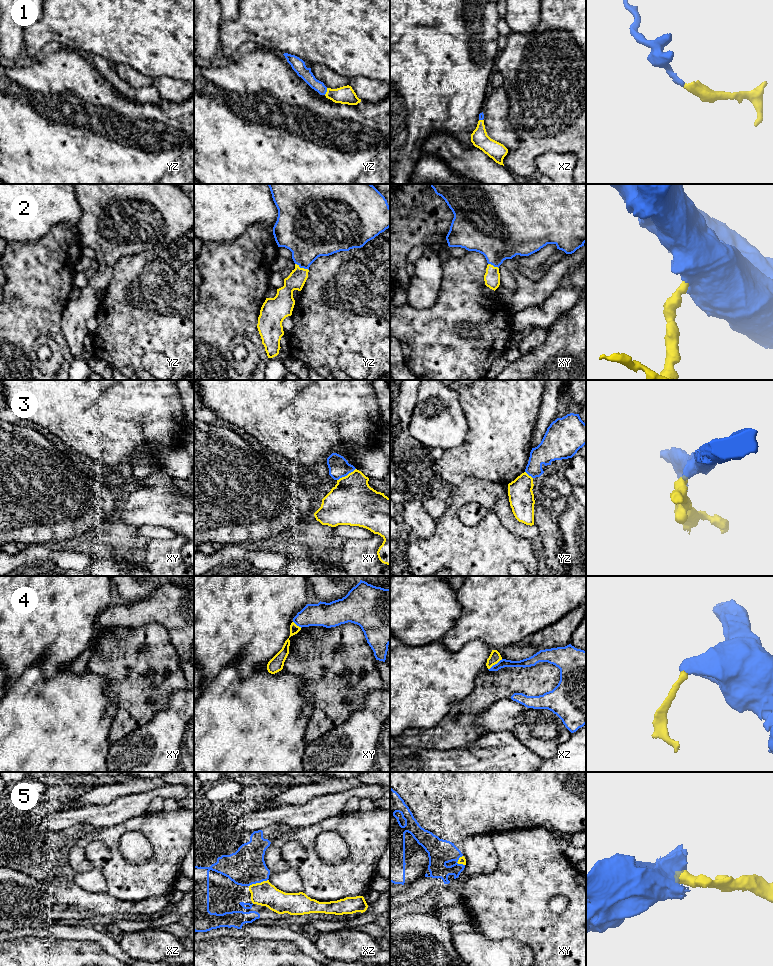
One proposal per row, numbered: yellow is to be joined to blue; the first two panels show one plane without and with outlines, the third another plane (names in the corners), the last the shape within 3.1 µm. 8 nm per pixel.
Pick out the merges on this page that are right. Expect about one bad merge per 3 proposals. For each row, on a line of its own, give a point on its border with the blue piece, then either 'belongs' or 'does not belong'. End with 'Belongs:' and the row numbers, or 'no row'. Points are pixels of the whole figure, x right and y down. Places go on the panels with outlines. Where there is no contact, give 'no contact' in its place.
1: yz (326, 91) | belongs
2: yz (302, 267) | belongs
3: xy (346, 475) | does not belong
4: xz (495, 664) | belongs
5: xz (258, 882) | belongs
Belongs: 1, 2, 4, 5

